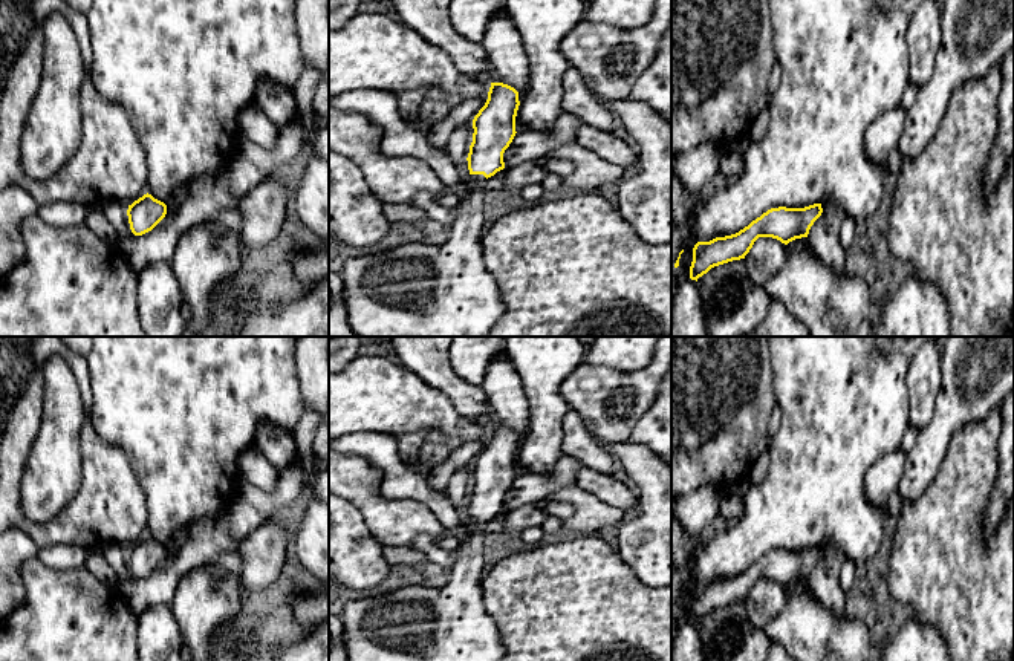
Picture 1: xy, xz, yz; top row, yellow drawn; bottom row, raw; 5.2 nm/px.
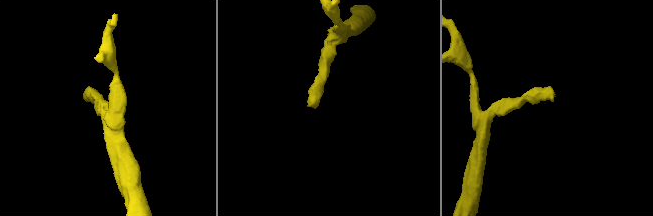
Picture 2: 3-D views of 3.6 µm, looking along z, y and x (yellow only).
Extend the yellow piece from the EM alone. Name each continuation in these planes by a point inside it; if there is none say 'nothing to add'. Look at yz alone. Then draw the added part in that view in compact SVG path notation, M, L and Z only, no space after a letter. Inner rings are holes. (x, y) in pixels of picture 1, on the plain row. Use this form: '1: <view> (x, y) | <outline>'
nothing to add

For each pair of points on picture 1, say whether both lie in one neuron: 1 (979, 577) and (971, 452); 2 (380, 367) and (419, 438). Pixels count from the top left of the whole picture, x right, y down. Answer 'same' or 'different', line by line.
1: same
2: different

